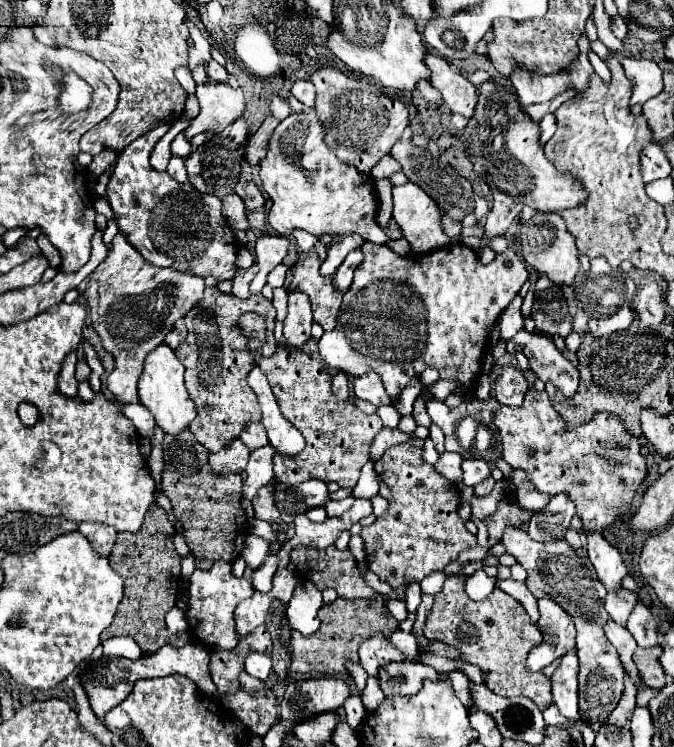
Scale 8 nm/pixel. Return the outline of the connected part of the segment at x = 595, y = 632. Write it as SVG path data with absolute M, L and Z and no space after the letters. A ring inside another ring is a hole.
M509 527L509 531L505 531L501 541L507 553L515 555L517 561L527 571L525 583L529 591L535 597L553 599L573 617L577 627L577 657L579 657L579 709L585 723L591 723L591 727L597 731L611 715L611 711L617 707L617 701L625 687L625 669L619 661L619 653L603 633L603 625L605 621L609 621L609 613L603 611L603 601L607 593L605 587L597 581L597 573L593 573L593 565L589 565L587 557L585 555L579 557L577 551L571 549L565 541L536 542L529 537L525 529L519 527Z

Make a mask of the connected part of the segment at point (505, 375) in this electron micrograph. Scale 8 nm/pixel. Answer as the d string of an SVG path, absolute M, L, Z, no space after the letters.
M509 365L499 373L493 397L501 405L513 405L515 407L515 405L523 403L525 391L527 391L527 379L523 377L523 373L517 367Z

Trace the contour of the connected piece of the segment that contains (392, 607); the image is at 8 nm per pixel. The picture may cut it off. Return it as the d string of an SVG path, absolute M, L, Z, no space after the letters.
M387 597L385 605L387 605L389 613L393 613L393 615L399 619L399 623L401 623L401 621L407 617L407 609L405 609L405 603L403 603L403 601L393 599L393 597Z

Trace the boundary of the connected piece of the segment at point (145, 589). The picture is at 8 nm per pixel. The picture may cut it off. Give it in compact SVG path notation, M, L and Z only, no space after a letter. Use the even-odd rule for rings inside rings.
M151 505L141 529L137 533L117 533L115 547L109 555L109 563L113 571L117 571L125 581L125 597L115 613L113 623L101 639L111 639L119 635L131 637L143 651L143 655L153 655L165 643L177 645L175 637L167 631L165 615L177 603L179 593L179 577L181 577L181 557L173 547L175 527L167 519L165 509ZM165 603L165 605L163 605Z

